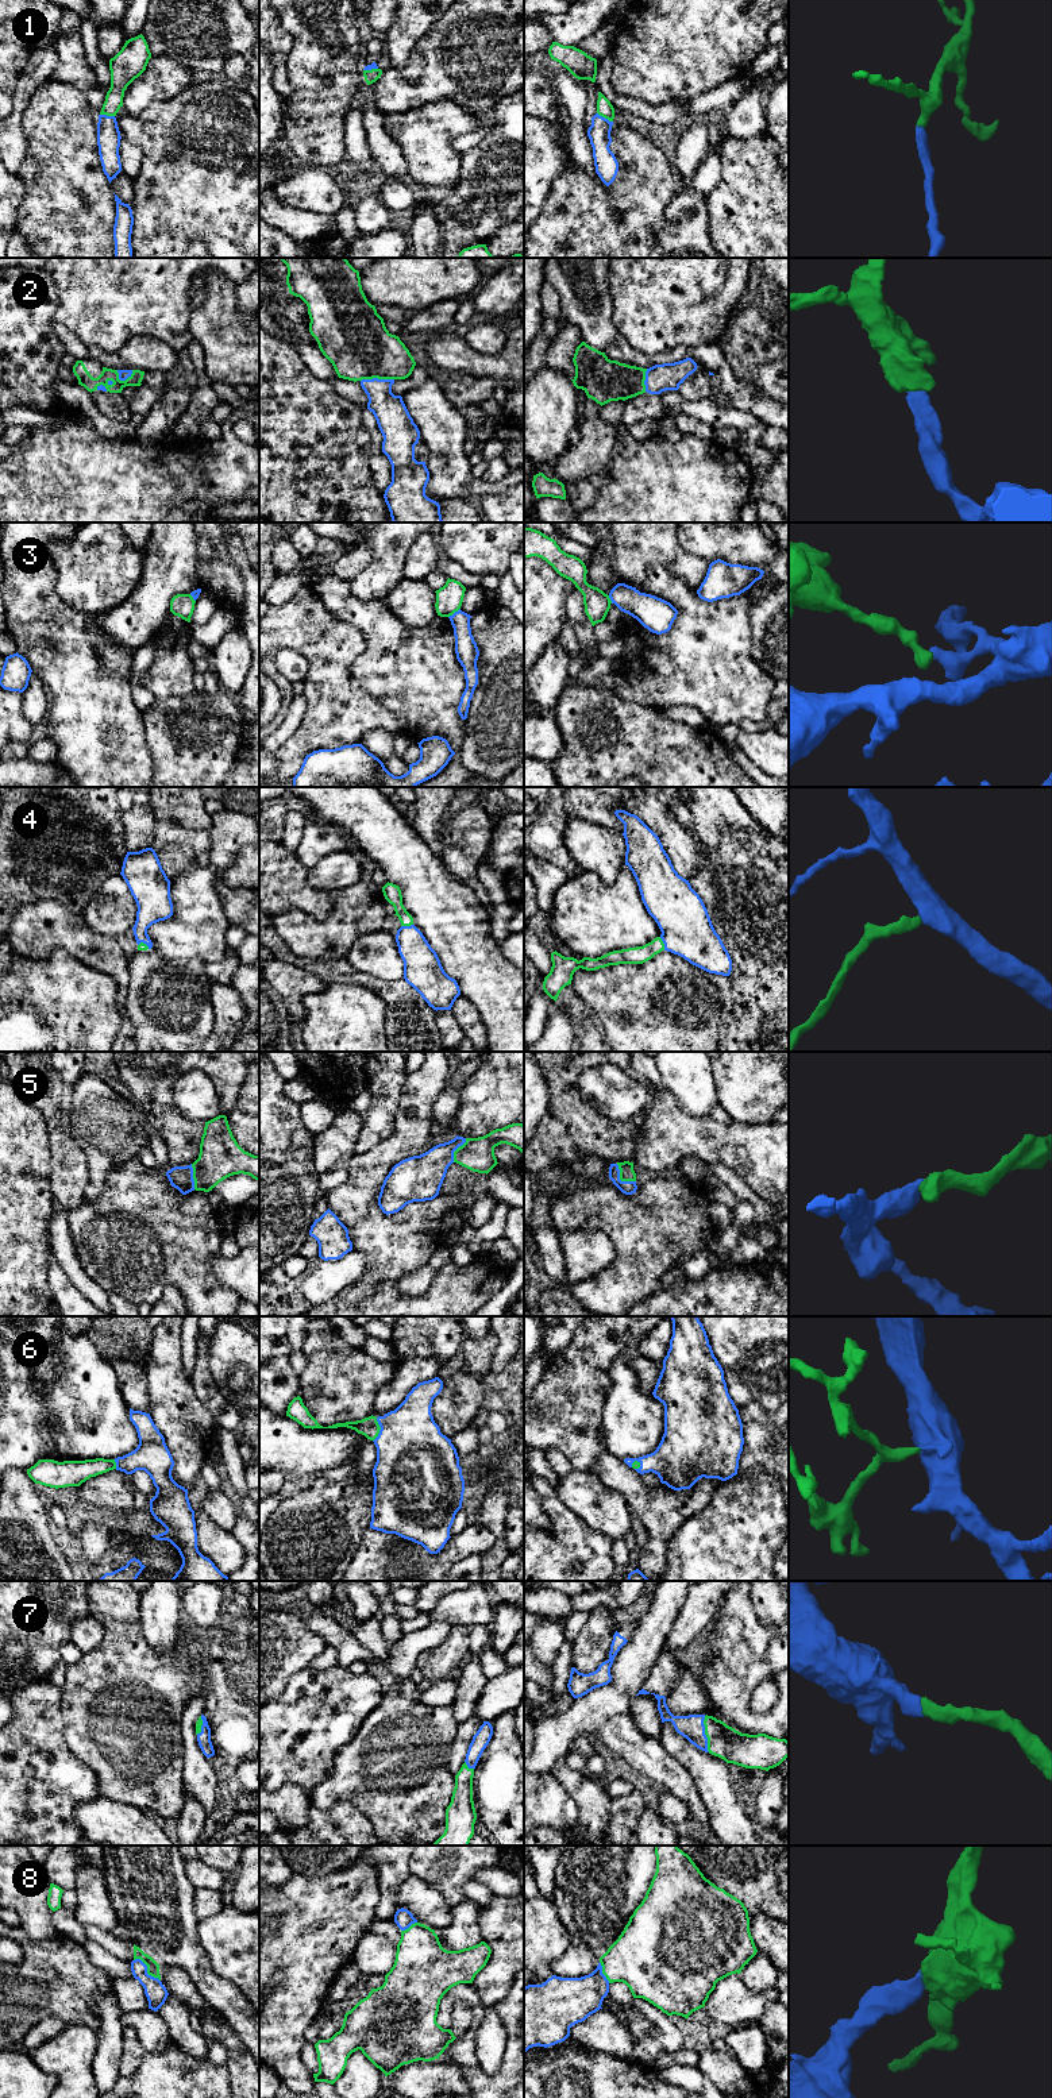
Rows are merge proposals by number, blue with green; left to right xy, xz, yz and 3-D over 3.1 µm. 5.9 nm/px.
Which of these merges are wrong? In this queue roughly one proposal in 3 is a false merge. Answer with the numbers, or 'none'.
3

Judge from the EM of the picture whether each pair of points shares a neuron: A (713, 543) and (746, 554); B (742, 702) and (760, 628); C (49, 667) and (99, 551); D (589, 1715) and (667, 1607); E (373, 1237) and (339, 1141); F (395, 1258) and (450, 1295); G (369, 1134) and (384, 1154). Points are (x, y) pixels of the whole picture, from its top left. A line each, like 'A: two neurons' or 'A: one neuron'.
A: one neuron
B: two neurons
C: two neurons
D: one neuron
E: two neurons
F: two neurons
G: two neurons

